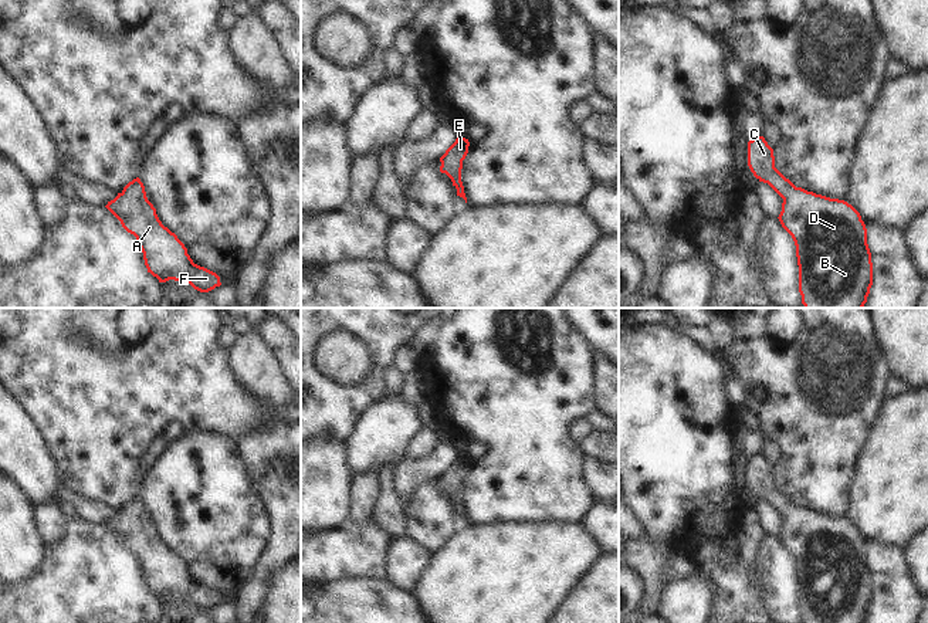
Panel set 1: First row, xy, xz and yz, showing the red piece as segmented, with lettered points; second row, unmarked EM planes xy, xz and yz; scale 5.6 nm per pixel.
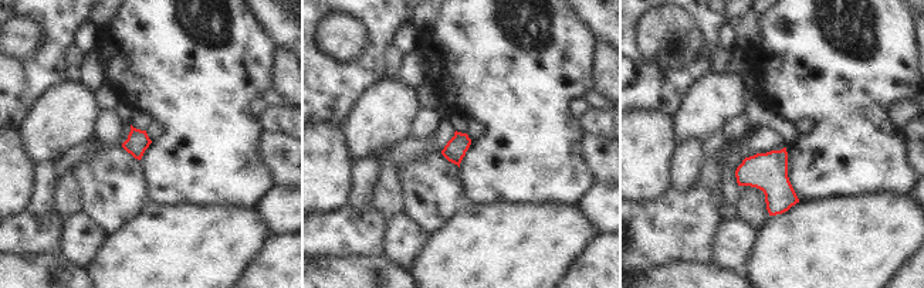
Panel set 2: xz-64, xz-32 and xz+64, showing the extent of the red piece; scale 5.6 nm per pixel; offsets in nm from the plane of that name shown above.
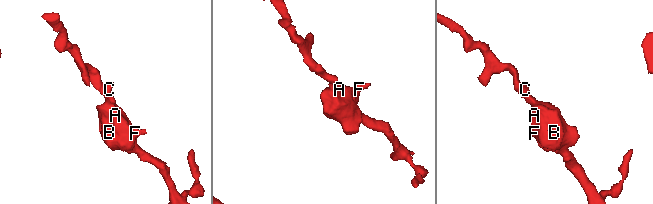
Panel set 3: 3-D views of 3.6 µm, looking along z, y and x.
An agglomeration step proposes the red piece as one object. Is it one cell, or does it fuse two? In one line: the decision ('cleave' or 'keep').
keep

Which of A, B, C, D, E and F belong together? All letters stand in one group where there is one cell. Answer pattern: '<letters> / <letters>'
A B C D E F

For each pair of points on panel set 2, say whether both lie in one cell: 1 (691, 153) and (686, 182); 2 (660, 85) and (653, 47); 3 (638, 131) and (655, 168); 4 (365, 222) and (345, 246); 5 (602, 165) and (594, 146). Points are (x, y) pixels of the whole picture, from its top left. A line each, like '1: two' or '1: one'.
1: one
2: two
3: one
4: one
5: one

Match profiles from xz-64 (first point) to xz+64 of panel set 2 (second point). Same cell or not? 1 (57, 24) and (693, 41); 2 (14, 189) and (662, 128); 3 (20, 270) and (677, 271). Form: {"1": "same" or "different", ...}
{"1": "different", "2": "same", "3": "same"}

